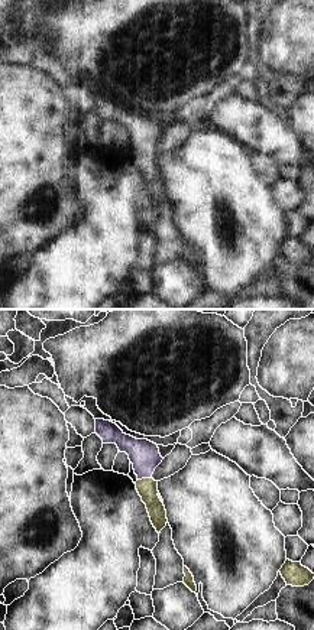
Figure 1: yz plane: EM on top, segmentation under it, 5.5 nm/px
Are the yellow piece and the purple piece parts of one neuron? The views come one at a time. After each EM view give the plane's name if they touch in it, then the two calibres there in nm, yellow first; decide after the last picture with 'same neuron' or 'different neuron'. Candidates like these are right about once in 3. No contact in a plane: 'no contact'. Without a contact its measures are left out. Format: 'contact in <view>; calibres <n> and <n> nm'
contact in yz; calibres 110 and 160 nm

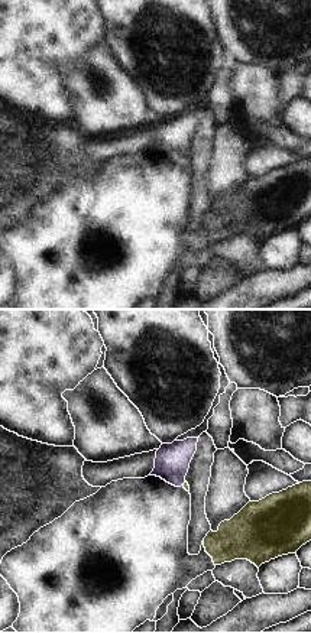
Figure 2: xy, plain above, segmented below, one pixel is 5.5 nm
contact in xy; calibres 30 and 190 nm

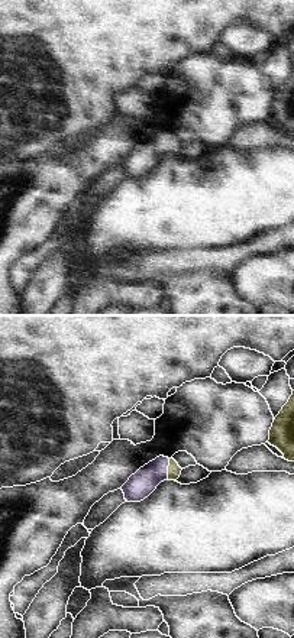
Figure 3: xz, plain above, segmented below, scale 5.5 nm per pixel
contact in xz; calibres 80 and 150 nm

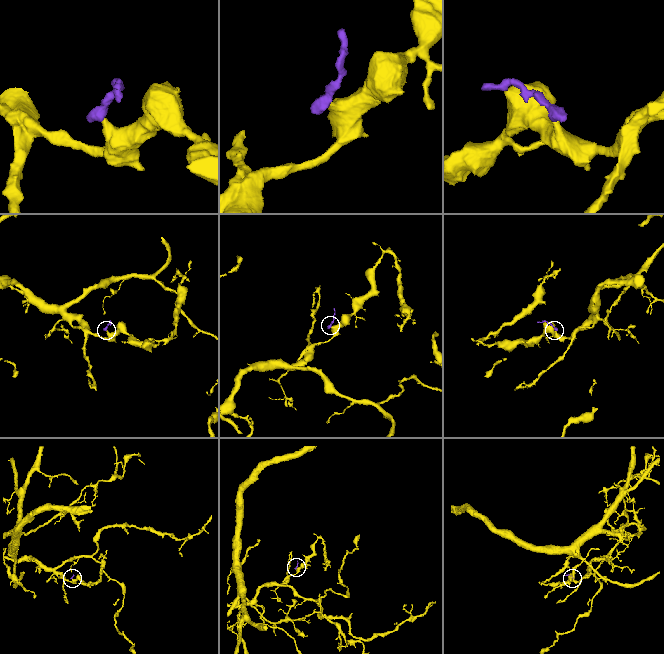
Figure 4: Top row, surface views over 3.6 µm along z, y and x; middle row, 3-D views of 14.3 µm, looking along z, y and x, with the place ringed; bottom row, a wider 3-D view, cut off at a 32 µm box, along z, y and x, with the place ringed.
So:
same neuron

